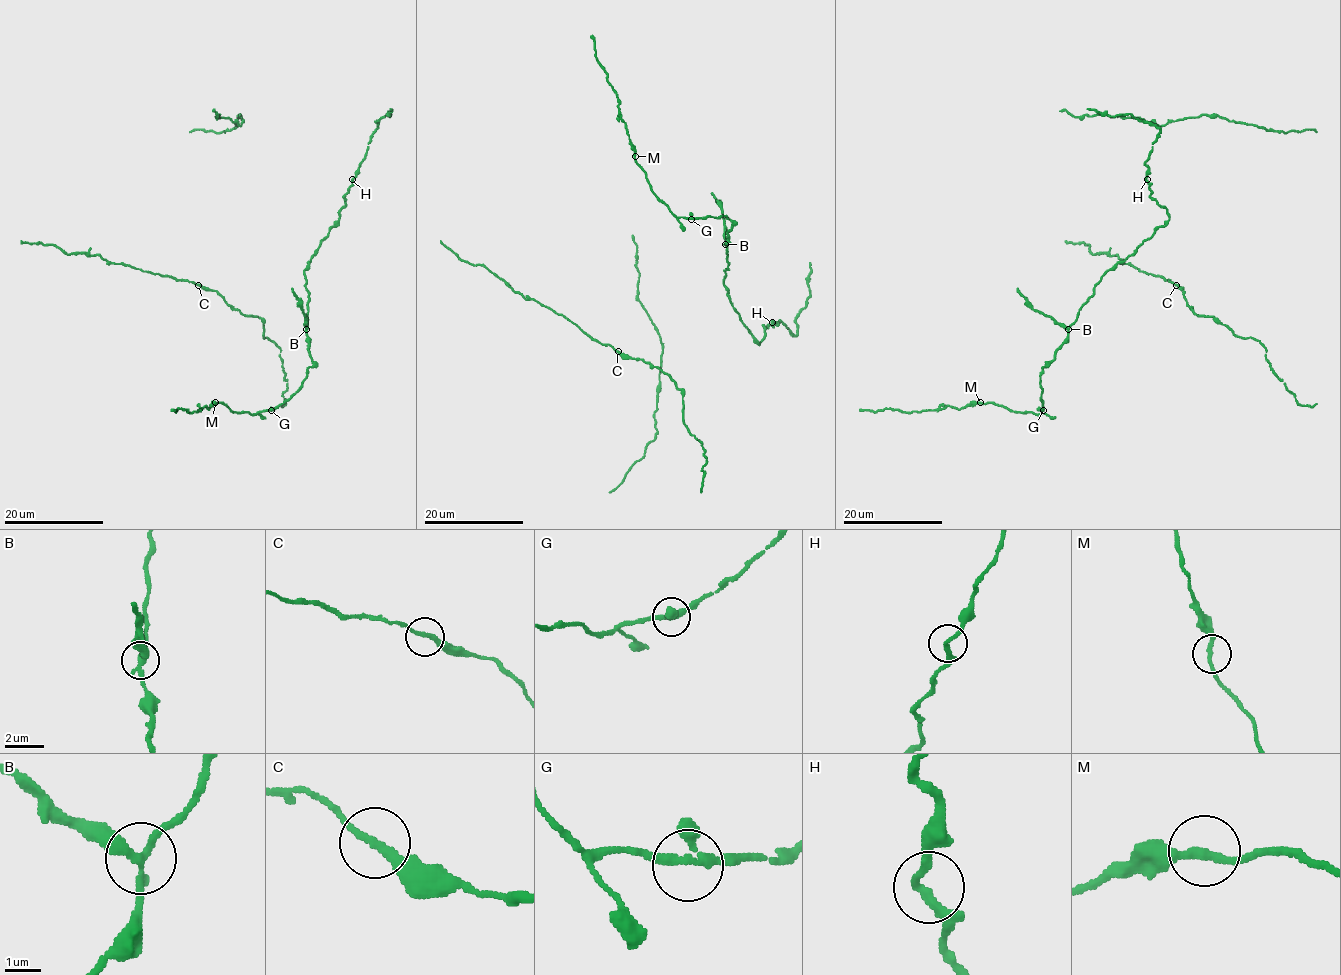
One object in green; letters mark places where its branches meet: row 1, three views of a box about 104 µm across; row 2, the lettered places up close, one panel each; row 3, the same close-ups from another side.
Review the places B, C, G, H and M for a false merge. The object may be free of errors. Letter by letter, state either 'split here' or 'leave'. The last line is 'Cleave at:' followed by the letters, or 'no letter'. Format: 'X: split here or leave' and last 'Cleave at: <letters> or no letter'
B: split here
C: leave
G: leave
H: leave
M: leave
Cleave at: B

